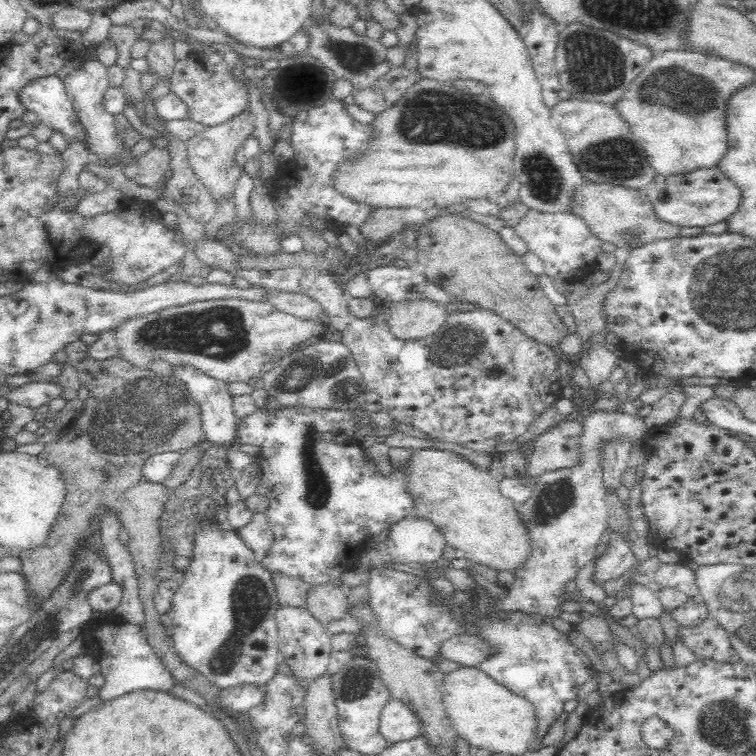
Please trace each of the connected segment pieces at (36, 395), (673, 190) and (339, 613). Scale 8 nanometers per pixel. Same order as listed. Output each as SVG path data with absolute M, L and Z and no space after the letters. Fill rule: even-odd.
M30 382L23 386L10 390L4 400L10 404L18 404L20 406L28 406L34 410L43 405L48 404L50 398L62 396L62 391L56 382Z
M717 166L695 168L678 174L655 174L644 190L655 215L676 226L708 226L726 220L736 212L741 191Z
M312 586L308 591L306 609L326 627L334 620L342 620L349 614L347 591L340 586Z

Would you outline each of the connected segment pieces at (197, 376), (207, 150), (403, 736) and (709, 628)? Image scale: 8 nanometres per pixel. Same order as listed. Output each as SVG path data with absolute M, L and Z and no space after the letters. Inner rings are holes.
M188 363L171 365L171 367L174 377L185 383L192 397L200 404L202 429L205 433L206 444L214 446L232 444L238 434L238 419L233 410L234 397L228 393L227 383L212 378Z
M246 108L240 114L230 118L230 120L205 128L190 140L185 141L192 170L202 184L212 192L216 202L234 195L238 178L243 173L242 168L236 166L235 156L246 138L253 134L254 130L256 130L256 126L252 122L250 109Z
M390 698L382 708L378 732L389 745L419 736L420 723L416 715L399 700Z
M711 617L700 626L680 626L685 646L694 654L715 658L717 662L739 662L742 660L738 651L732 646L727 630Z

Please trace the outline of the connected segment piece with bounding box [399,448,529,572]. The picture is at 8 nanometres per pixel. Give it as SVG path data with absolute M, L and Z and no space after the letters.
M440 448L412 449L402 468L406 490L414 501L415 515L428 520L440 531L448 545L463 550L463 556L494 570L512 571L529 551L524 525L514 502L499 489L490 470L476 468L462 454Z

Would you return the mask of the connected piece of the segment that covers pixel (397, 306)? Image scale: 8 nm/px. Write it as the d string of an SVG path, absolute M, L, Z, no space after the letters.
M431 300L389 302L390 312L386 317L389 331L400 340L418 340L434 334L448 316L446 306Z

